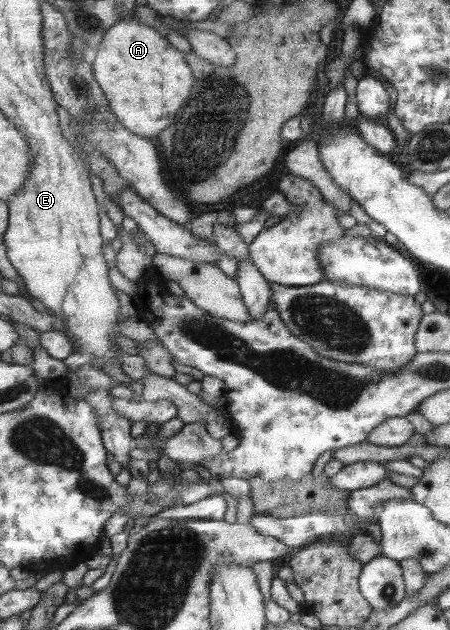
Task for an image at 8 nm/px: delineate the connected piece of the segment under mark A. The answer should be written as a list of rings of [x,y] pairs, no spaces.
[[[124,19],[107,32],[93,63],[117,119],[125,129],[151,140],[173,124],[175,114],[183,108],[197,81],[186,54],[175,48],[168,37],[165,39],[135,19]]]

